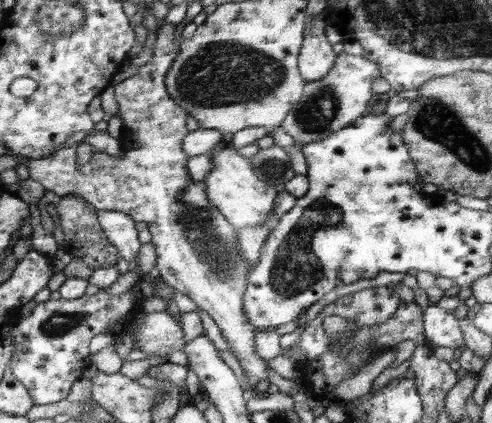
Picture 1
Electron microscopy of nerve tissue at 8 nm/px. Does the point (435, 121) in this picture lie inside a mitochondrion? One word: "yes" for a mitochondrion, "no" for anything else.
yes

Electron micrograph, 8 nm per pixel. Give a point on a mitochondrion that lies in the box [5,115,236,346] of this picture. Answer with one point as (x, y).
(56, 325)

